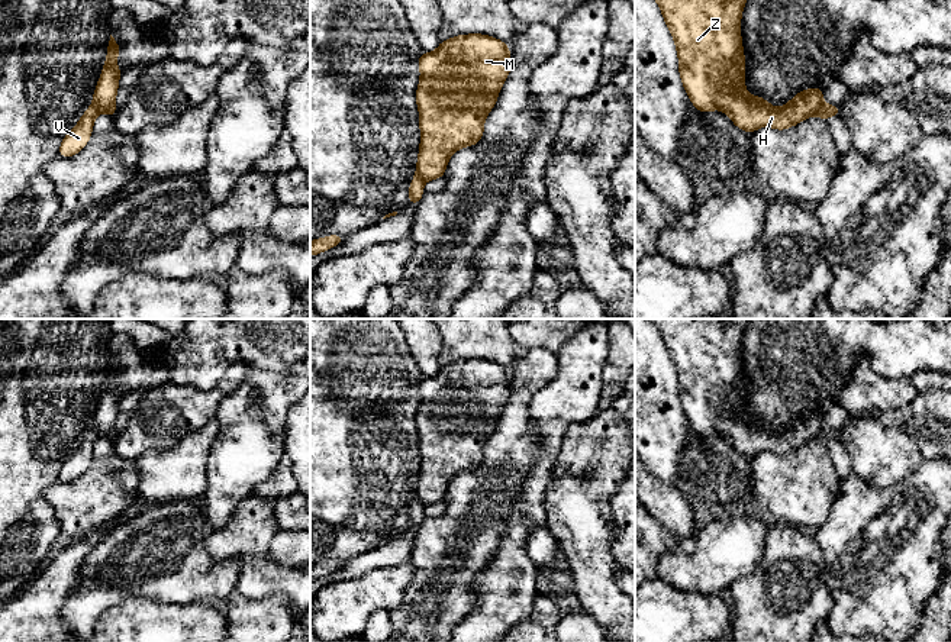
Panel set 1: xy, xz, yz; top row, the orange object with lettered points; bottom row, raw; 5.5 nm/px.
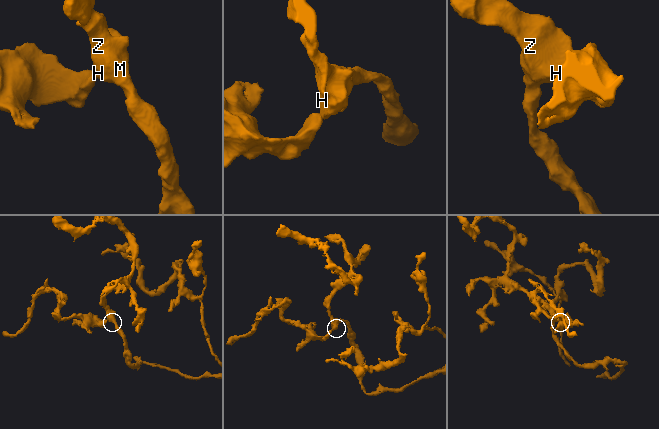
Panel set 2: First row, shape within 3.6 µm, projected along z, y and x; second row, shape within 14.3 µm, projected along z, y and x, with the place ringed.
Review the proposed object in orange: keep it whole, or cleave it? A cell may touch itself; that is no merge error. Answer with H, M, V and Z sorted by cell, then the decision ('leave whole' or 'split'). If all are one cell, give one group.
H M Z / V; split

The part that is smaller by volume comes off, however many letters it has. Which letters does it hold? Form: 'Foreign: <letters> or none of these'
Foreign: V

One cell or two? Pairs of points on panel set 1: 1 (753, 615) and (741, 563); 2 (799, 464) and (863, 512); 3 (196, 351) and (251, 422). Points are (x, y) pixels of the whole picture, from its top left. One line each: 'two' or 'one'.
1: two
2: two
3: two

